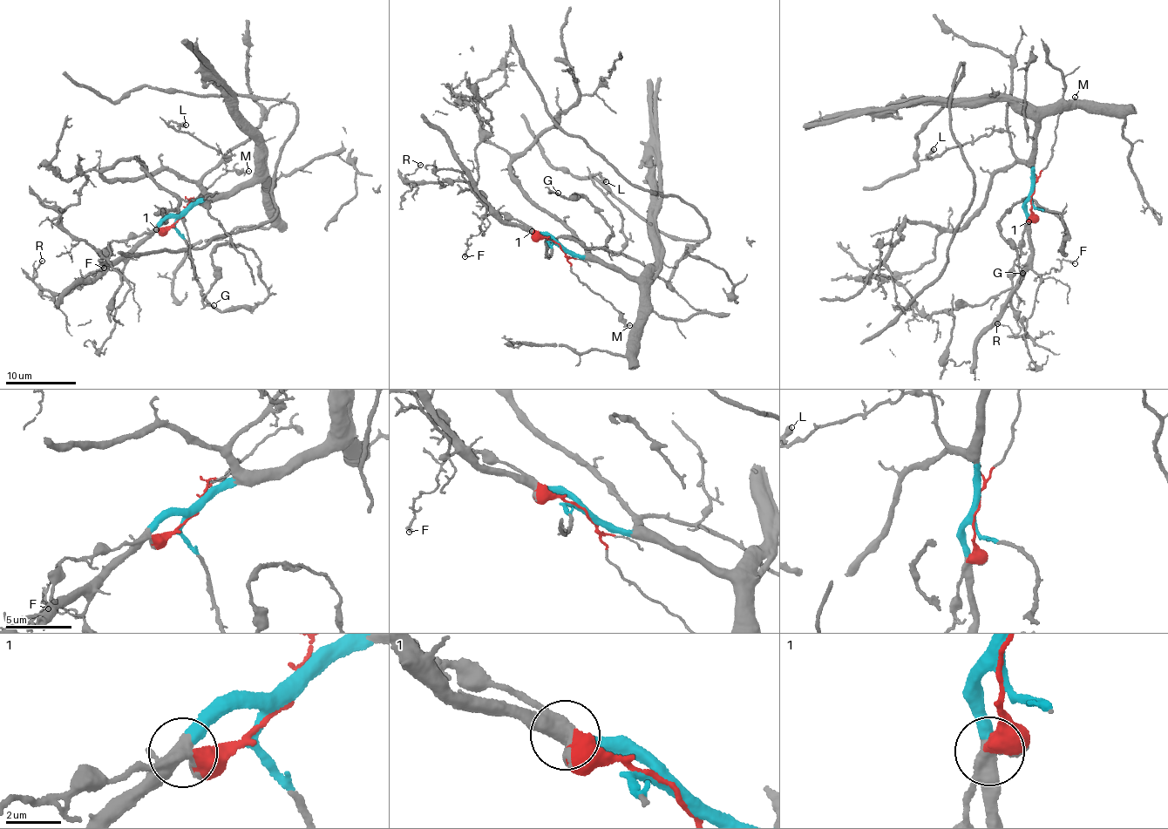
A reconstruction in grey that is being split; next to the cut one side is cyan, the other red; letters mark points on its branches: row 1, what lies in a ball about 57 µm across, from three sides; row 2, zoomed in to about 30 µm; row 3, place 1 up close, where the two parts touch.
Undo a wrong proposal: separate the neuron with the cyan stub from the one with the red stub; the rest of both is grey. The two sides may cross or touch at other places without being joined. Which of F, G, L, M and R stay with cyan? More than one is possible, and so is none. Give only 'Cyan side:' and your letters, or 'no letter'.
Cyan side: F, G, L, R

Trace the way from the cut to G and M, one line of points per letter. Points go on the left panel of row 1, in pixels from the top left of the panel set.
G: (181, 214), (201, 295), (221, 311), (261, 304), (260, 261), (217, 248), (202, 302), (213, 305)
M: (181, 216), (191, 200), (218, 176), (232, 171), (241, 173), (248, 171)

